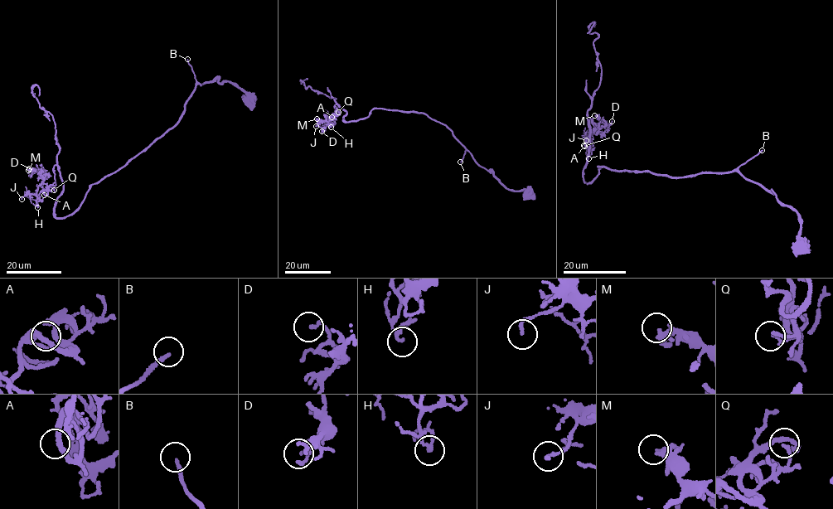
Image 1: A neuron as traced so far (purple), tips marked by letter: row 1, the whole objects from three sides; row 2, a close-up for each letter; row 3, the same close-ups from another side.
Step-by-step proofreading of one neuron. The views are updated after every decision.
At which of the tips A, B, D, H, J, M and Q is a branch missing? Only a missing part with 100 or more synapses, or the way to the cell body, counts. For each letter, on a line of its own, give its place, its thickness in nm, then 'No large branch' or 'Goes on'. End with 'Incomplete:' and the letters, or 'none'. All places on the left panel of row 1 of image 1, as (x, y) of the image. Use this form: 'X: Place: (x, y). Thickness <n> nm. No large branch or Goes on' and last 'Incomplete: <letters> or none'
A: Place: (44, 195). Thickness 240 nm. No large branch
B: Place: (187, 59). Thickness 190 nm. Goes on
D: Place: (29, 168). Thickness 150 nm. No large branch
H: Place: (37, 207). Thickness 120 nm. No large branch
J: Place: (21, 199). Thickness 160 nm. No large branch
M: Place: (28, 170). Thickness 320 nm. No large branch
Q: Place: (54, 190). Thickness 140 nm. No large branch
Incomplete: B

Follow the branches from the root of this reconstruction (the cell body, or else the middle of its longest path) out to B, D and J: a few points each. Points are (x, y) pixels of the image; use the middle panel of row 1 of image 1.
B: (527, 192), (526, 195), (525, 191), (508, 189), (491, 170), (477, 162), (466, 150), (460, 162)
D: (527, 192), (508, 189), (451, 129), (423, 113), (375, 108), (347, 122), (336, 104), (339, 112), (322, 131)
J: (527, 192), (508, 189), (451, 129), (423, 113), (375, 108), (347, 122), (336, 104), (333, 119), (316, 126)

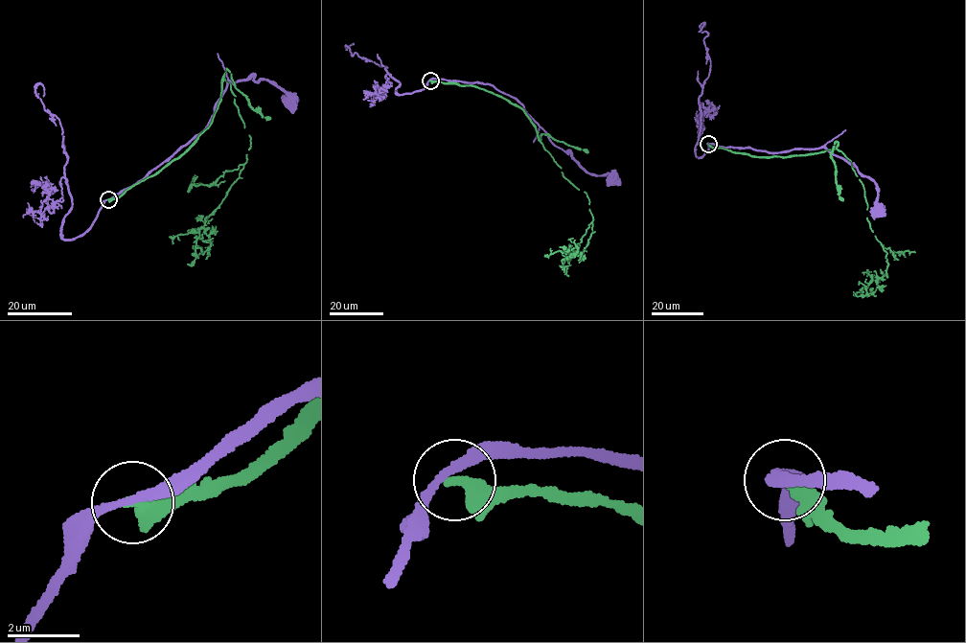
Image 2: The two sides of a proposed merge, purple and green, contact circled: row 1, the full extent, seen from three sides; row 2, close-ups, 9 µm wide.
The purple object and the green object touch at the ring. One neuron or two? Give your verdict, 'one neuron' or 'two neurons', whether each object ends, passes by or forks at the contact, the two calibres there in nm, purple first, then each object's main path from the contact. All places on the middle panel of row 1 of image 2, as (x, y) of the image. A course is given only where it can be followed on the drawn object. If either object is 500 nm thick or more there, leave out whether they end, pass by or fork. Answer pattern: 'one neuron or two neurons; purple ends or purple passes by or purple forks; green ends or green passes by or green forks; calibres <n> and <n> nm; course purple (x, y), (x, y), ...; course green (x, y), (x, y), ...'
two neurons; purple passes by; green ends; calibres 240 and 420 nm; course purple (429, 80), (491, 84), (523, 106), (552, 142), (569, 151), (587, 172), (609, 175), (609, 179), (611, 177); course green (429, 80), (471, 84), (523, 111), (564, 178), (589, 199), (588, 244), (566, 260)

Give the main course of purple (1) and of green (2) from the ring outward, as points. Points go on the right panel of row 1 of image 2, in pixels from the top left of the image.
1: (708, 143), (770, 153), (825, 149), (854, 164), (861, 173), (874, 182), (877, 209)
2: (708, 144), (759, 157), (841, 152), (862, 186), (870, 228), (886, 253), (886, 272), (866, 292), (873, 288)

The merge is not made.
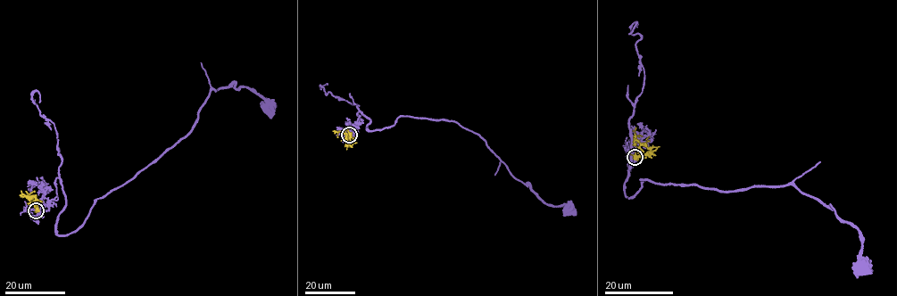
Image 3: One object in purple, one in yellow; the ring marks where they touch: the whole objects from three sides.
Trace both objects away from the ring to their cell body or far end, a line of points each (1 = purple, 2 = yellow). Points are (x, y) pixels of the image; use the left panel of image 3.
1: (36, 210), (59, 178), (56, 233), (74, 233), (186, 136), (212, 89), (268, 106)
2: (36, 210), (36, 198), (31, 199), (43, 201)

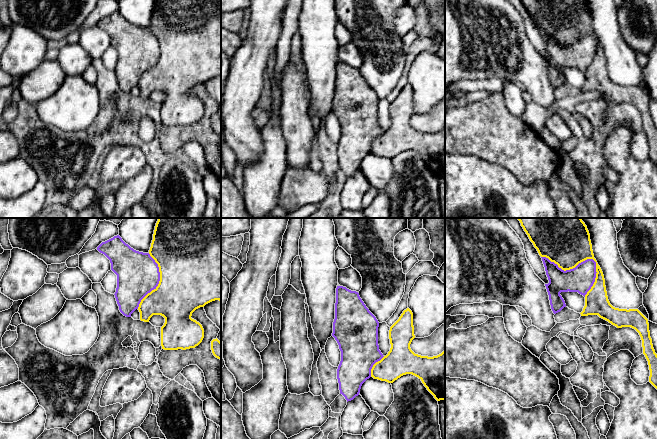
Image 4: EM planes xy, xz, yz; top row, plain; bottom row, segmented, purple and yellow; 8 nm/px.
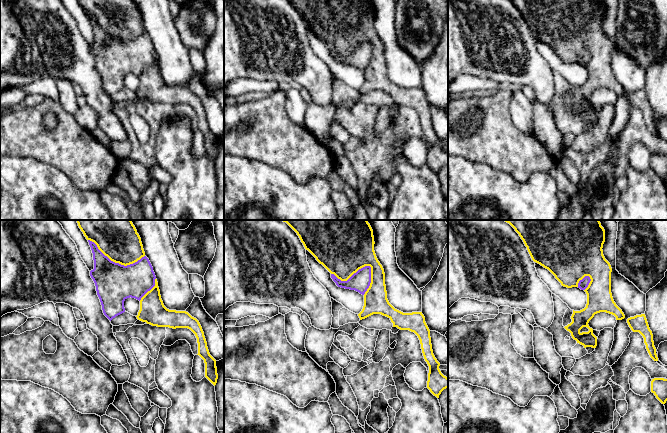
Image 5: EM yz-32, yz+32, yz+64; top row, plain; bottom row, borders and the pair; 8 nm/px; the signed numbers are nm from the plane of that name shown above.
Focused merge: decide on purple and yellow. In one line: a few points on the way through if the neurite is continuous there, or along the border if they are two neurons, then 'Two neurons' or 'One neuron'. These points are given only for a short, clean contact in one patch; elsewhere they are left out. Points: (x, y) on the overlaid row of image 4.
One neuron

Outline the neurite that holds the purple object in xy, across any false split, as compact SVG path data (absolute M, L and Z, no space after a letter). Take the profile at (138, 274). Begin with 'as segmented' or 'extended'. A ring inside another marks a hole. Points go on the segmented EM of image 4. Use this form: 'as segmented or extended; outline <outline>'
extended; outline M158 218L148 253L134 250L126 244L119 235L102 242L97 247L97 250L110 260L111 270L117 275L117 288L114 295L119 310L124 316L131 317L131 314L136 309L140 312L140 320L144 322L149 322L153 315L163 316L165 318L165 323L161 327L161 346L164 350L186 350L195 348L202 342L204 338L204 329L202 325L192 319L191 316L196 309L204 307L206 304L215 300L221 301L221 218Z

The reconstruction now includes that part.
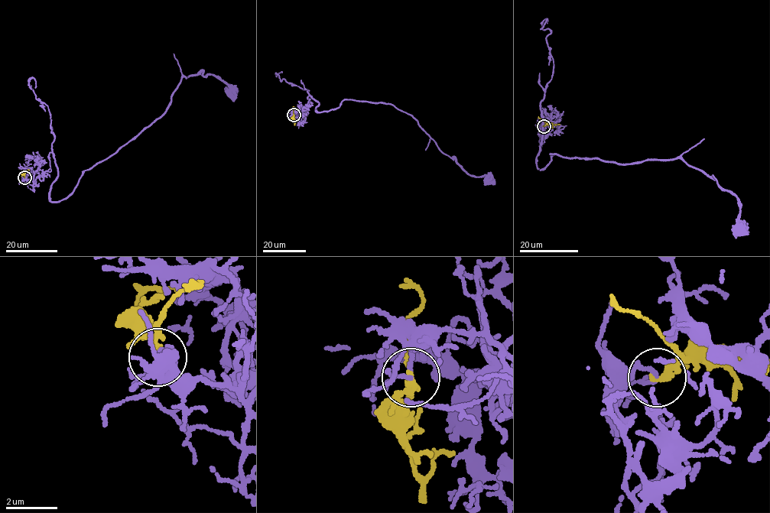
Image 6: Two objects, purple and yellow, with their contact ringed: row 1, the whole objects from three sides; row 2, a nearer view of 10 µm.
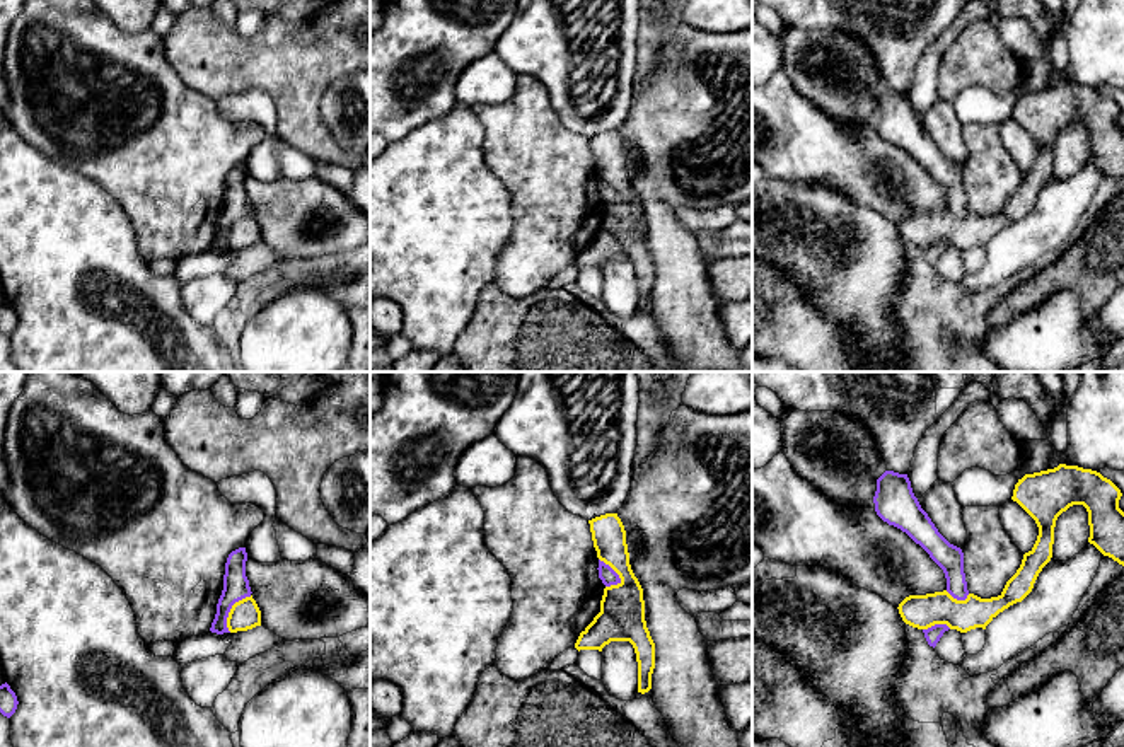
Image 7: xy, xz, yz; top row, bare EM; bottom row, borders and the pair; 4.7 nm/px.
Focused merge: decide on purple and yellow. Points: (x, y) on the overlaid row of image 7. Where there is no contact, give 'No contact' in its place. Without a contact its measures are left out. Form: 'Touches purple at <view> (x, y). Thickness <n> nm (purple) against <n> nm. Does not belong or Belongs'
Touches purple at xy (231, 608). Thickness 130 nm (purple) against 140 nm. Does not belong

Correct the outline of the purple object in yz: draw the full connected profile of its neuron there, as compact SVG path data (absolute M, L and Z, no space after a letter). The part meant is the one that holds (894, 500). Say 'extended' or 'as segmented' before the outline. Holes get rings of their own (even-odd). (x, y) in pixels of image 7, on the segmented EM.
as segmented; M885 471L877 479L873 503L884 522L906 532L943 570L947 592L957 600L965 600L969 590L964 573L964 553L938 532L914 496L907 474Z

